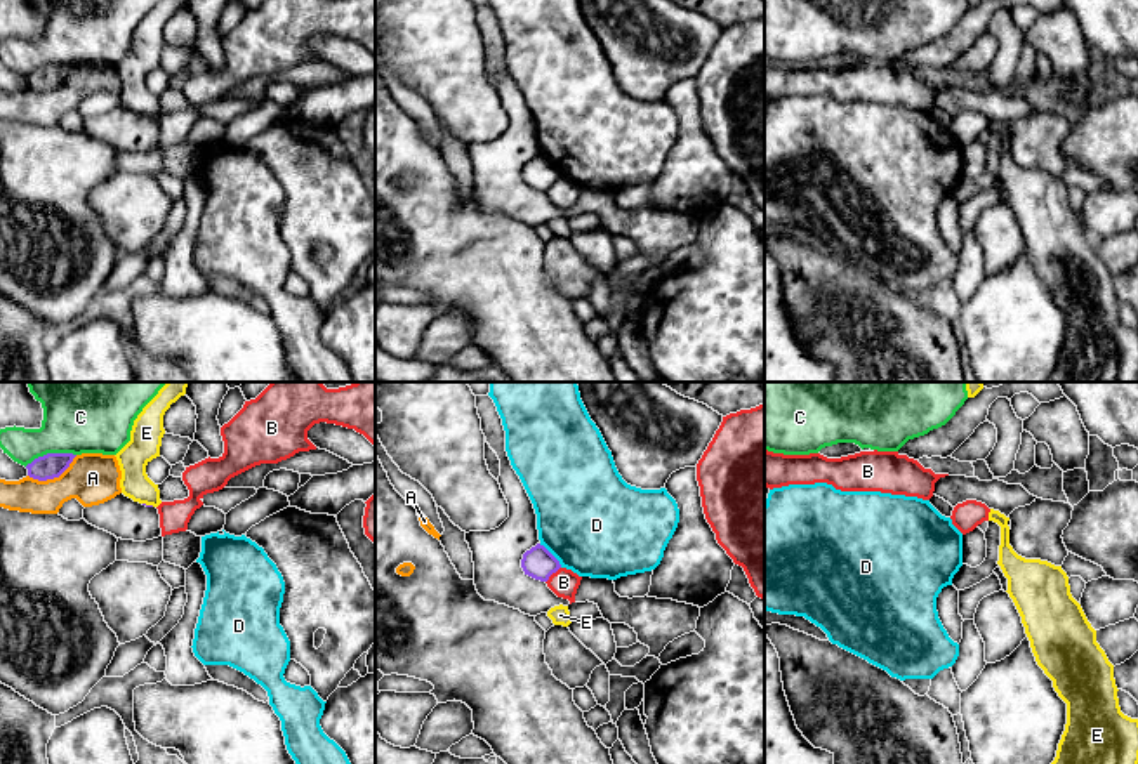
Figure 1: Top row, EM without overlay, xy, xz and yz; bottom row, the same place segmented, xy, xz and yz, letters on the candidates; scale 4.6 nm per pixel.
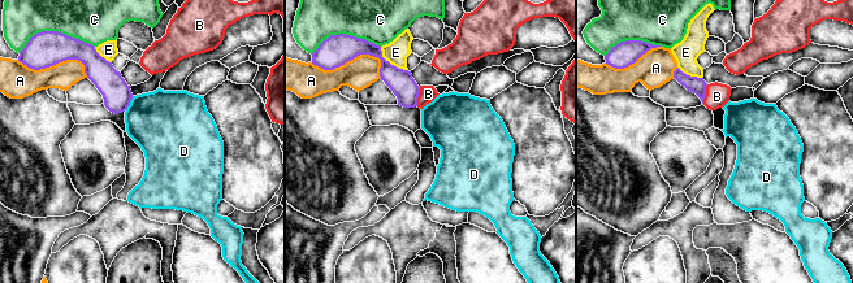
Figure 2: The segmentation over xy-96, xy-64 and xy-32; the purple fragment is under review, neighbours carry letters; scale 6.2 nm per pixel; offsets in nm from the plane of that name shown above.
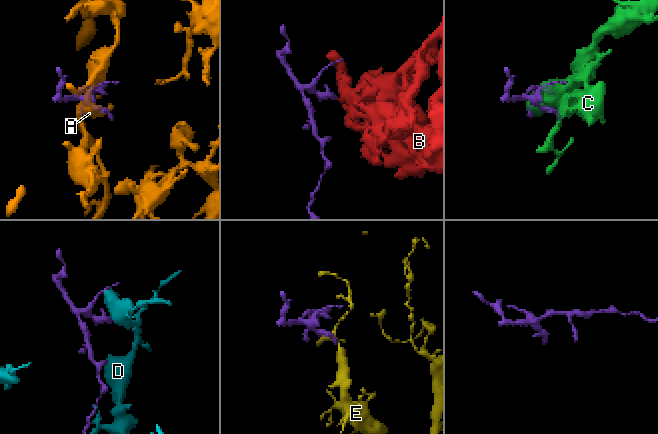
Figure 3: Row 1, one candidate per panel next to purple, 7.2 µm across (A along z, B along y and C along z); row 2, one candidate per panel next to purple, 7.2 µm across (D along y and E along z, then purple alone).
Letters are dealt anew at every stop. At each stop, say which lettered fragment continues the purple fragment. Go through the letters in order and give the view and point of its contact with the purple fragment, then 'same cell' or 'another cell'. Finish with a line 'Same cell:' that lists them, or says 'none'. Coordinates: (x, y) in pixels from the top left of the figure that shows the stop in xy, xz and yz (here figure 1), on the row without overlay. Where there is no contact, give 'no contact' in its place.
A: xy (52, 89) | another cell
B: xz (551, 184) | another cell
C: xy (49, 65) | another cell
D: xz (551, 165) | another cell
E: xy (148, 117) | another cell
Same cell: none

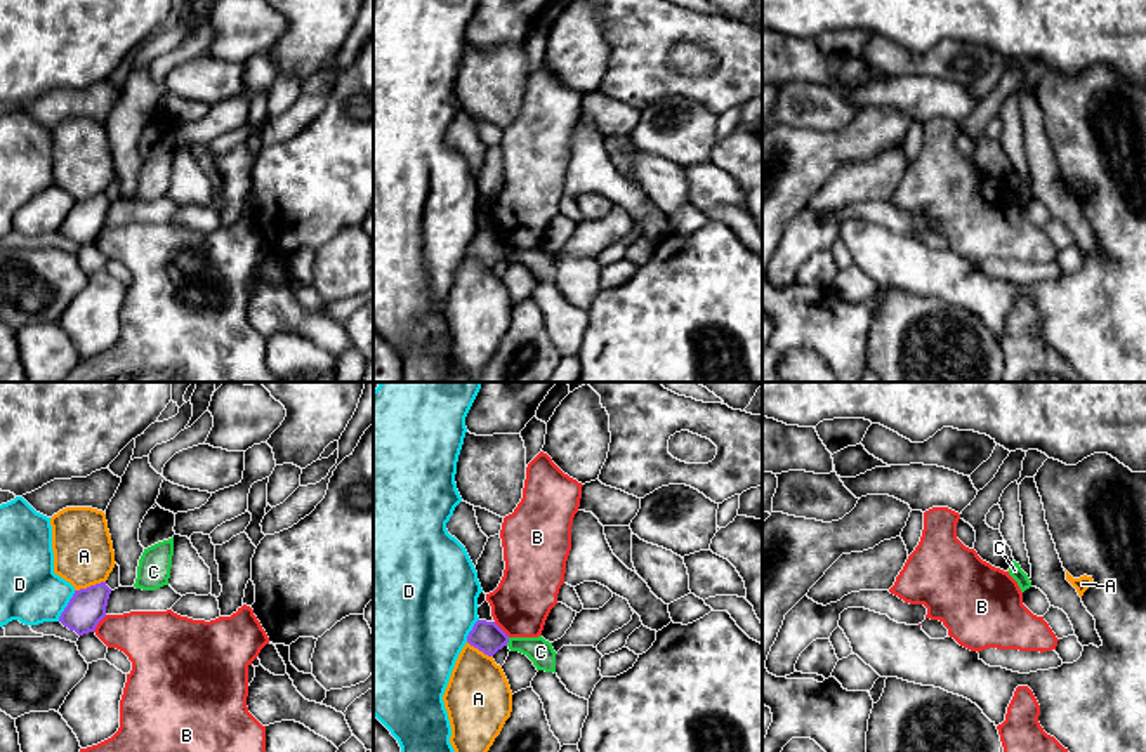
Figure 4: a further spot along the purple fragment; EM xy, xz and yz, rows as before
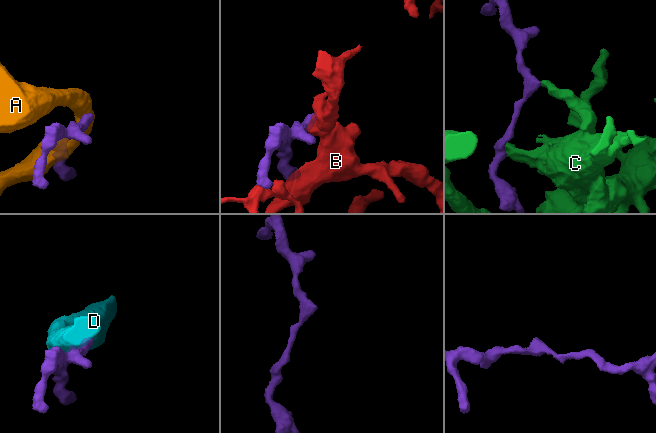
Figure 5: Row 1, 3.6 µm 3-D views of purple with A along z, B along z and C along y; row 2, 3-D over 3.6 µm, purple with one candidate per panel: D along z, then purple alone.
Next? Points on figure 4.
A: xy (91, 197) | another cell
B: xy (98, 233) | another cell
C: xz (507, 252) | another cell
D: xy (66, 217) | another cell
Same cell: none

